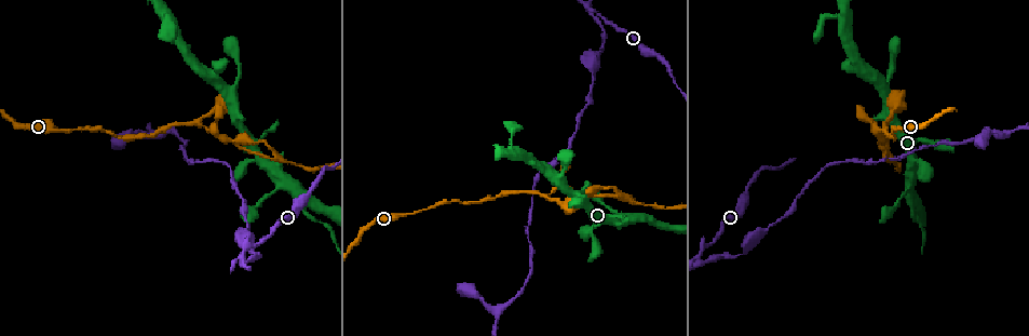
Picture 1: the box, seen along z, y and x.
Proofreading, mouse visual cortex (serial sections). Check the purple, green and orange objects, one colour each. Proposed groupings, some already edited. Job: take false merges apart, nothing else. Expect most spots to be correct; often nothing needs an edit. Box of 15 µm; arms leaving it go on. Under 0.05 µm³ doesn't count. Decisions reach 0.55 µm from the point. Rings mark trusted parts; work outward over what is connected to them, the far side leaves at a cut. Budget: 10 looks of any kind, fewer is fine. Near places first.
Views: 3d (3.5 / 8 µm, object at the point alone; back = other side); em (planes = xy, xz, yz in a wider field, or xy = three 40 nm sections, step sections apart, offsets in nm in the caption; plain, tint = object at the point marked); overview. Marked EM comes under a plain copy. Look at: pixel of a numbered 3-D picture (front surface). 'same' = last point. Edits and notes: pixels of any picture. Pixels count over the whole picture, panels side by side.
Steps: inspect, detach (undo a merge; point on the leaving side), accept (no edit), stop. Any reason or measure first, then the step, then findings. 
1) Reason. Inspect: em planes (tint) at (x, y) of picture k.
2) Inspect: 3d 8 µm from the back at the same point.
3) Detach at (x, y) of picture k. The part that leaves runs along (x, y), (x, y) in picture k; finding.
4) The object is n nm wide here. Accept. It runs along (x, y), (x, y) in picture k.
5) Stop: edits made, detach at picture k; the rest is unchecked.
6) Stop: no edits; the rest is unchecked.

Abrupt turn. Inspect: 3d 3.5 µm at (243, 265) of picture 1.

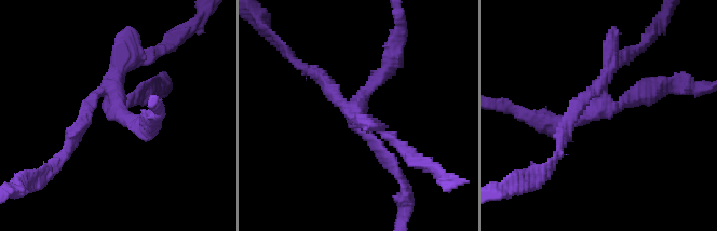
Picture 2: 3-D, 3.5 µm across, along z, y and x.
4 arms meet here; the arms are 150, 200, 200, 200 nm wide. Inspect: em xy step 2 (tint) at (112, 108) of picture 2.

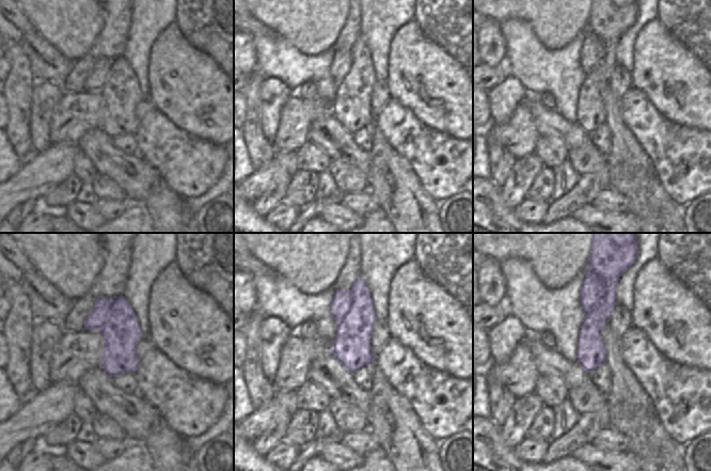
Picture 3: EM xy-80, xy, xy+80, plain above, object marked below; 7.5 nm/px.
The object is 280 nm wide here. Detach at (392, 159) of picture 2. The part that leaves runs along (131, 58), (110, 108), (137, 98) in picture 2; a second cell is stuck on.

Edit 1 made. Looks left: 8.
Narrows sharply. Inspect: 3d 8 µm from the back at (234, 139) of picture 1.

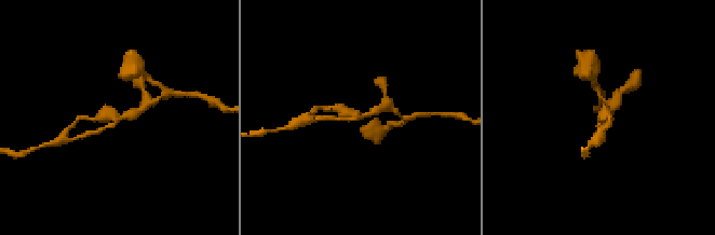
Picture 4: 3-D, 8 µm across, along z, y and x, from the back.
Zoom in. Inspect: 3d 3.5 µm at (119, 119) of picture 4.

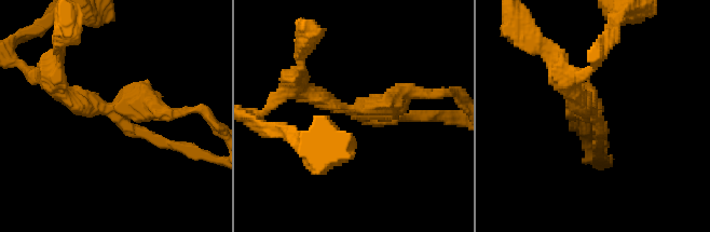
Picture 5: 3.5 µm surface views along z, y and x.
Shape alone is not enough. Inspect: em xy step 5 (tint) at (110, 109) of picture 5.

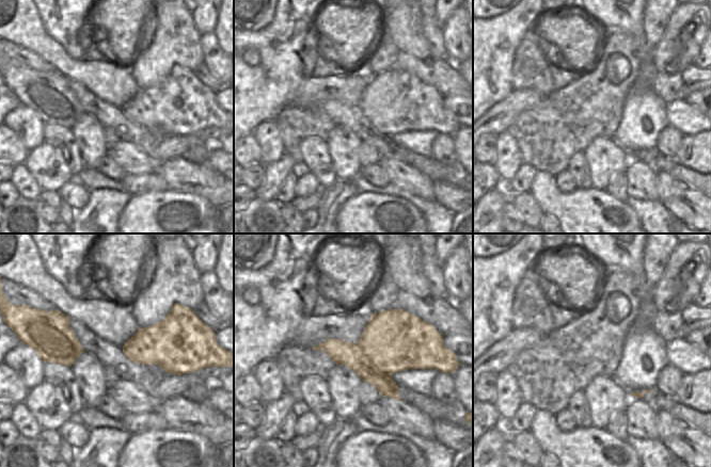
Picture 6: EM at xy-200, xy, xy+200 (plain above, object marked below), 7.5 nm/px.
Accept. It runs along (51, 81), (84, 108), (180, 111) in picture 5; continuous, no second cell.

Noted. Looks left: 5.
Thick turns thin. Inspect: 3d 3.5 µm at (883, 91) of picture 1.

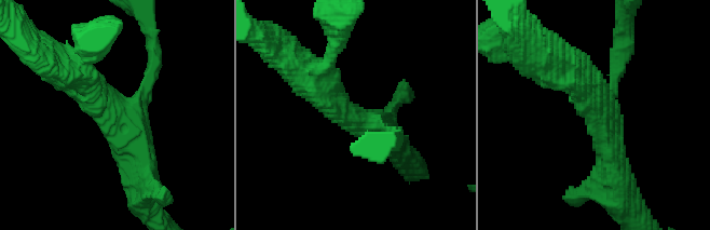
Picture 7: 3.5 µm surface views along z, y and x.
3 arms meet here; the arms are 150, 400, 450 nm wide; need the tissue. Inspect: em xy step 3 (tint) at (362, 121) of picture 7.

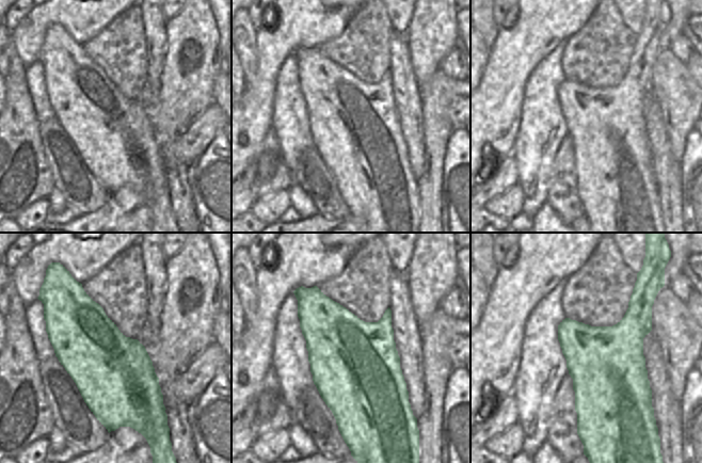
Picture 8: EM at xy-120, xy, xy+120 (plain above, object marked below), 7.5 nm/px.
Accept. It runs along (144, 184), (126, 124), (73, 71) in picture 7; continuous, no second cell.

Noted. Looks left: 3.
Sudden change in width. Inspect: 3d 8 µm at (290, 163) of picture 1.

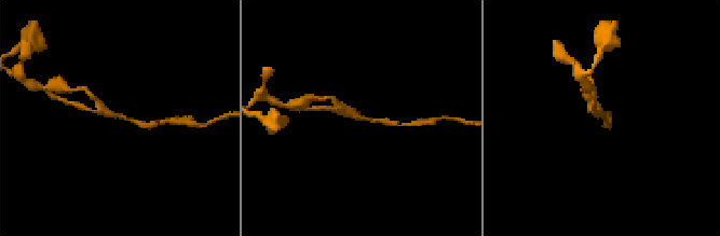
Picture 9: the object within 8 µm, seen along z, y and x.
The arms are 150, 250 nm wide; now the EM. Inspect: em planes (tint) at (117, 116) of picture 9.

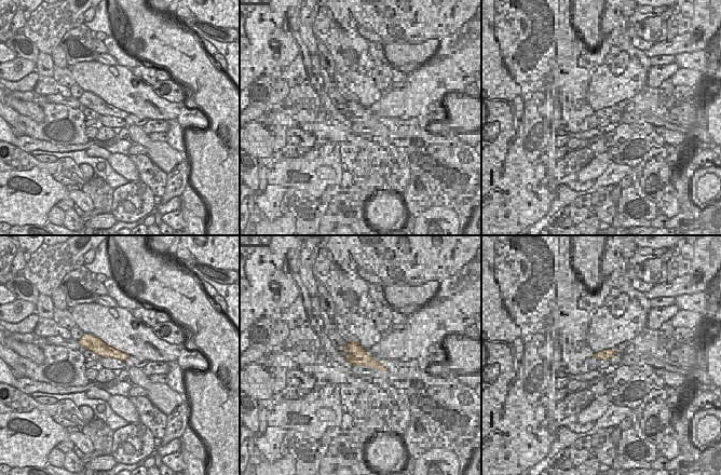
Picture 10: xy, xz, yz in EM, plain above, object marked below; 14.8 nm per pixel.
Accept. It runs along (86, 345), (123, 356) in picture 10; continuous, no second cell.

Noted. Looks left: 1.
Stop: edits made, detach at picture 2; the rest is unchecked.

